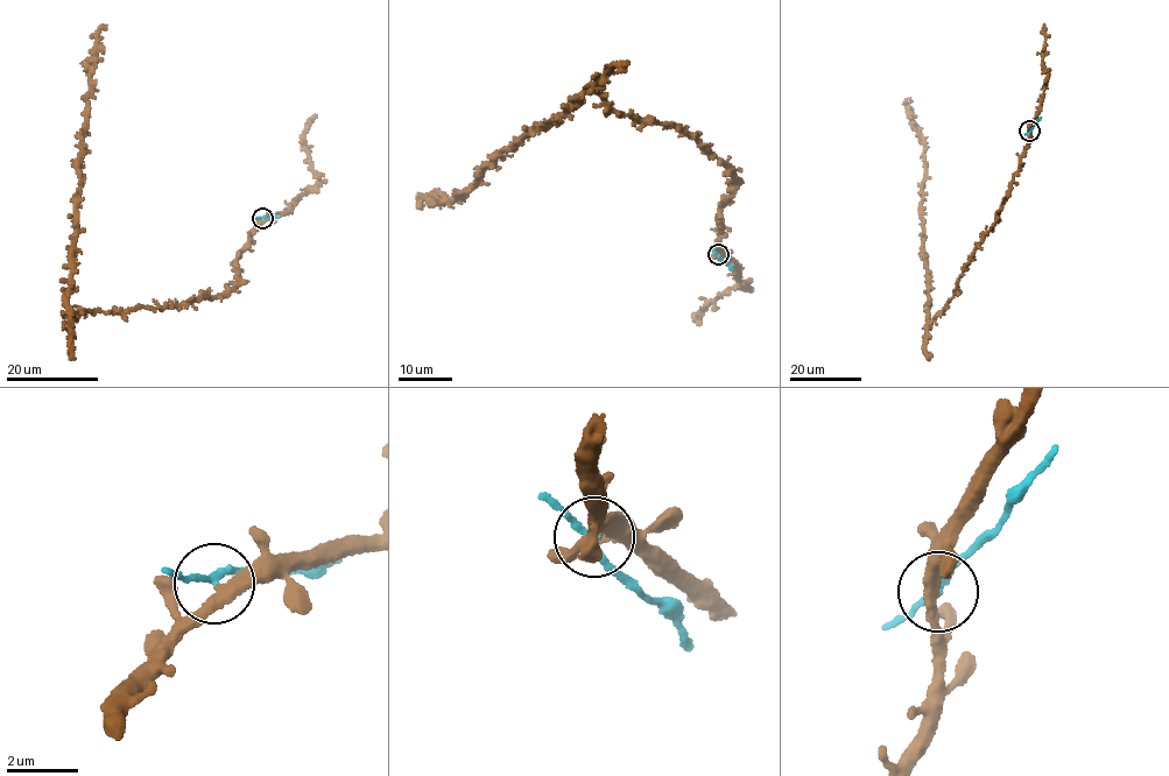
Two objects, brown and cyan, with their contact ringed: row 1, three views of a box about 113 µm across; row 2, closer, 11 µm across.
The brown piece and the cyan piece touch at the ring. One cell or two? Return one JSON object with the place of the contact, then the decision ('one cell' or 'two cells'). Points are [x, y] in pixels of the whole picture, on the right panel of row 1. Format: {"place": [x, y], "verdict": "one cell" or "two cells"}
{"place": [1029, 131], "verdict": "two cells"}

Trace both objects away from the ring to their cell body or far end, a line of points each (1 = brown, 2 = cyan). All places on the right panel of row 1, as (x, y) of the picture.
1: (1030, 132), (1007, 199), (956, 280), (953, 297), (930, 322), (921, 210), (923, 138), (907, 99)
2: (1030, 132), (1042, 117)

